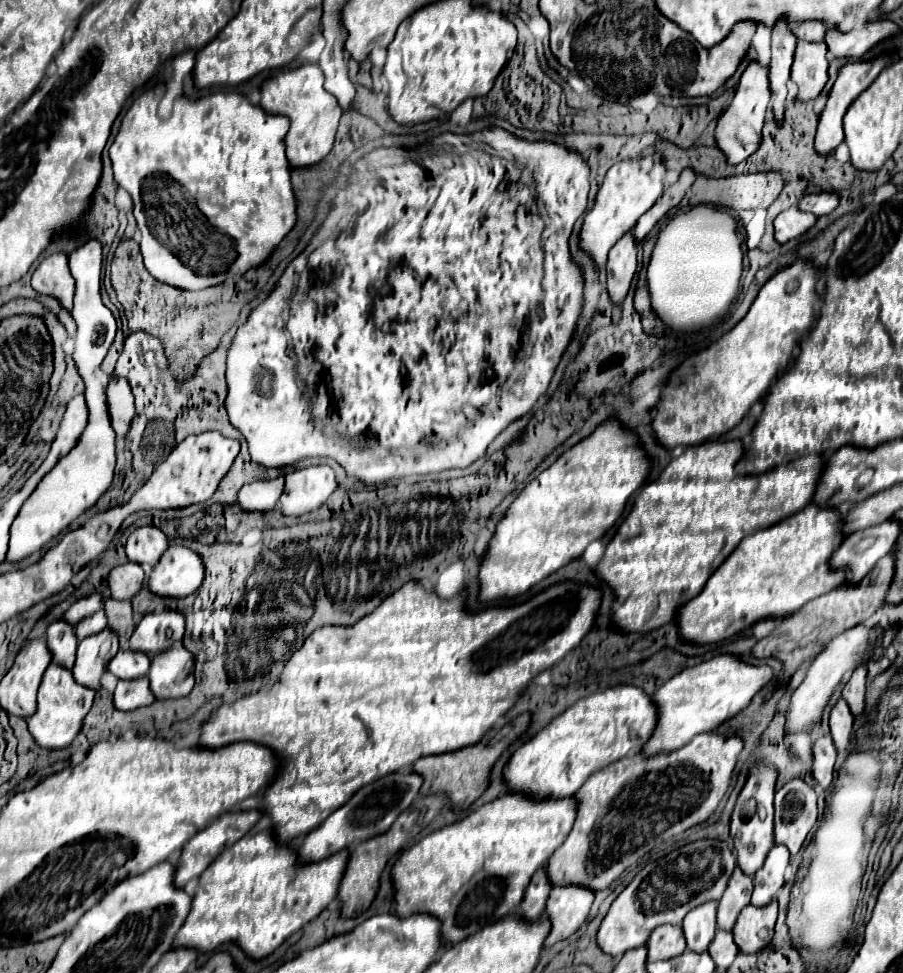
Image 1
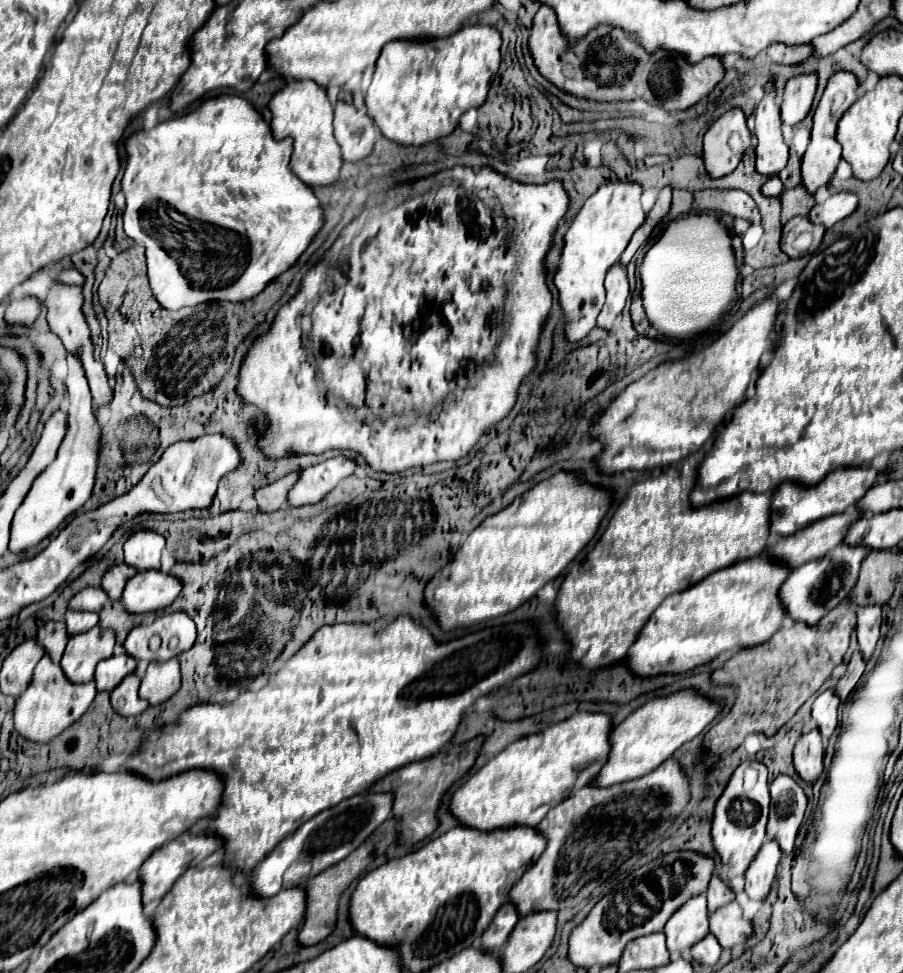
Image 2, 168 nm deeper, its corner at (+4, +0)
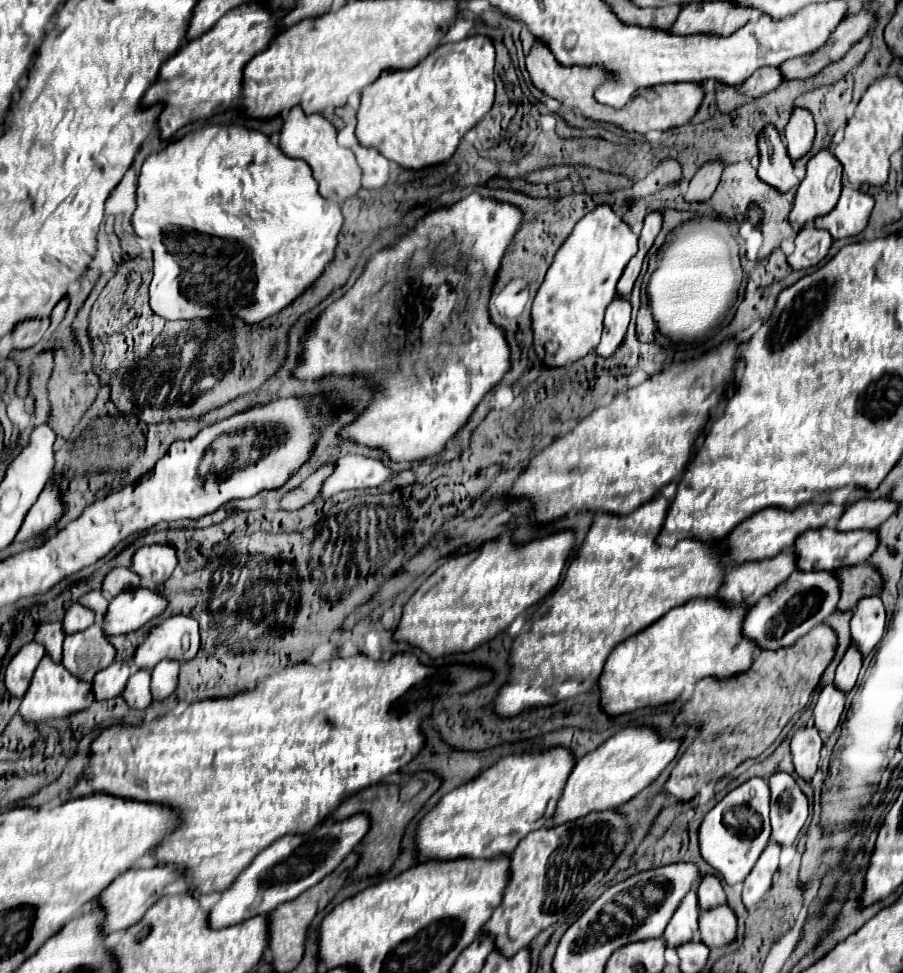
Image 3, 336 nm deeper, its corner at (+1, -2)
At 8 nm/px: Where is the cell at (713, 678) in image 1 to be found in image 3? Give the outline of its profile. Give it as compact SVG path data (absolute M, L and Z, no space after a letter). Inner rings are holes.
M626 727L618 731L596 751L590 751L576 761L574 771L570 773L570 779L562 791L562 799L558 801L552 827L580 819L580 815L588 815L590 811L618 809L660 775L660 771L676 757L678 747L680 741L664 741L650 727Z

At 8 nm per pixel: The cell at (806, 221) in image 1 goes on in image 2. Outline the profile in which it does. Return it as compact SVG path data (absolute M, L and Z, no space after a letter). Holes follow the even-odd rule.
M793 217L783 225L781 249L789 257L801 257L807 253L815 253L823 239L823 225L813 225L807 217Z

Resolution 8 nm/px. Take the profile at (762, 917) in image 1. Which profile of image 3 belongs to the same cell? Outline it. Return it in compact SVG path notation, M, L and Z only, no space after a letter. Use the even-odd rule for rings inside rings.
M718 905L700 913L700 939L710 949L724 947L736 937L736 915L728 905Z

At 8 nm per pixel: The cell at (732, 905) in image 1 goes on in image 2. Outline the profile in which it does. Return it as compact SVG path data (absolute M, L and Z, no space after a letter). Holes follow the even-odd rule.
M713 875L709 891L707 891L707 901L709 901L709 911L713 913L715 909L731 903L735 899L735 893L721 881L719 875Z

